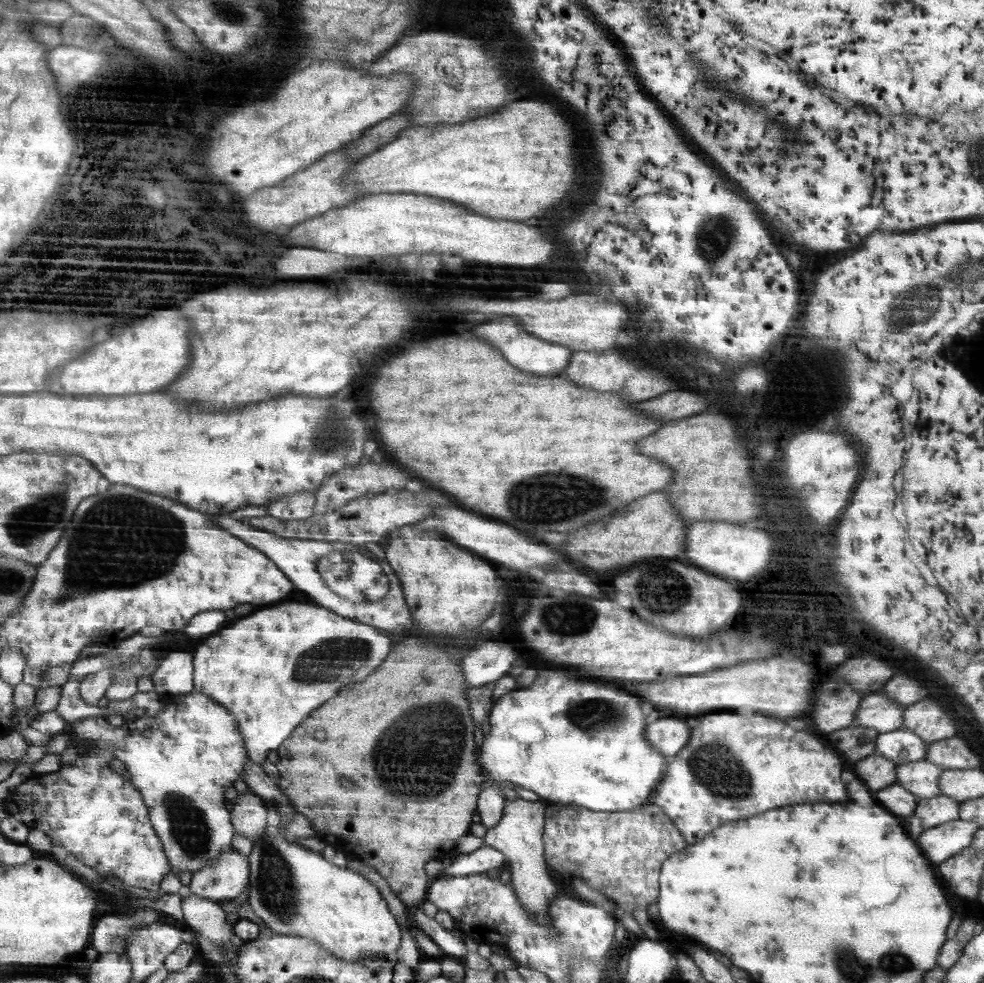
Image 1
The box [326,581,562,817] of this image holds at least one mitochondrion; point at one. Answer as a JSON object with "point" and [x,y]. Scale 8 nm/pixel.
{"point":[399,735]}

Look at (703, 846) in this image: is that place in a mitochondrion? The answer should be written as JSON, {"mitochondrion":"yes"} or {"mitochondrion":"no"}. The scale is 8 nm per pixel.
{"mitochondrion":"no"}

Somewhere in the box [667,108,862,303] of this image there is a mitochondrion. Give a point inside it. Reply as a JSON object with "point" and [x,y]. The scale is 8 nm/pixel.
{"point":[716,234]}

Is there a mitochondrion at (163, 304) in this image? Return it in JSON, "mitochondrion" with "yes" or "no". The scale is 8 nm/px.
{"mitochondrion":"no"}

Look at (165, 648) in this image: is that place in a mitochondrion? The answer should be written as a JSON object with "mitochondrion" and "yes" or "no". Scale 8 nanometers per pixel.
{"mitochondrion":"no"}

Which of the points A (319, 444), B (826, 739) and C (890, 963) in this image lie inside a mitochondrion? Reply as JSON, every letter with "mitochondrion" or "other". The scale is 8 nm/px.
{"A":"mitochondrion","B":"other","C":"mitochondrion"}

